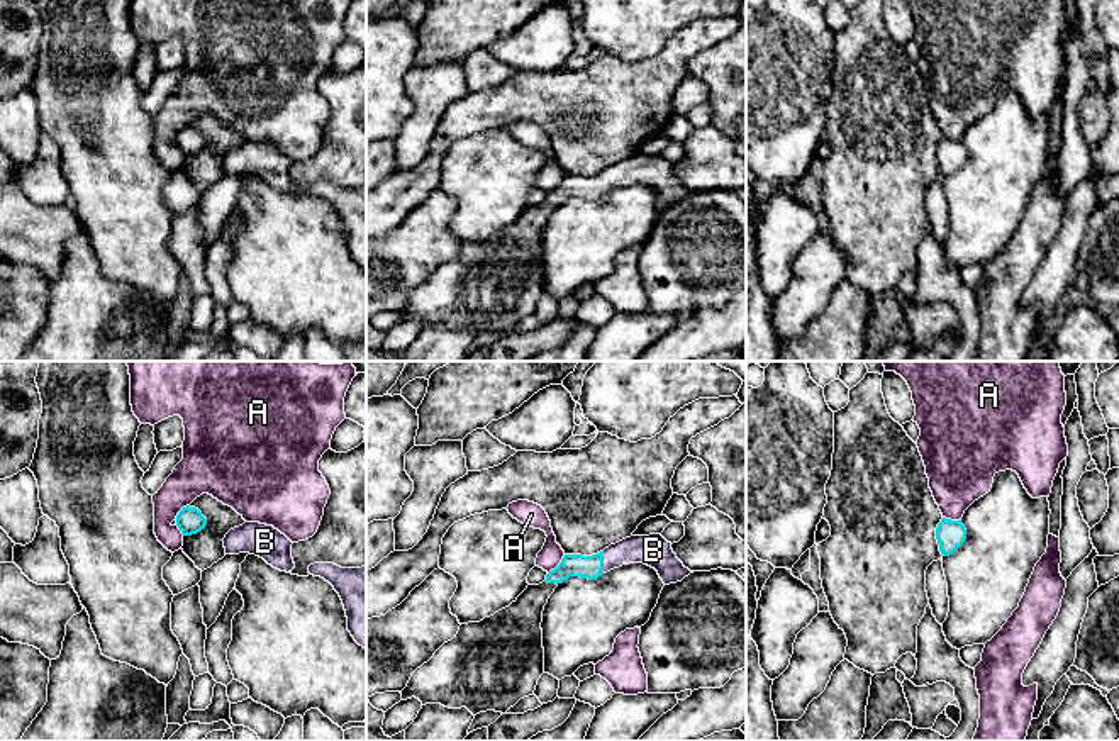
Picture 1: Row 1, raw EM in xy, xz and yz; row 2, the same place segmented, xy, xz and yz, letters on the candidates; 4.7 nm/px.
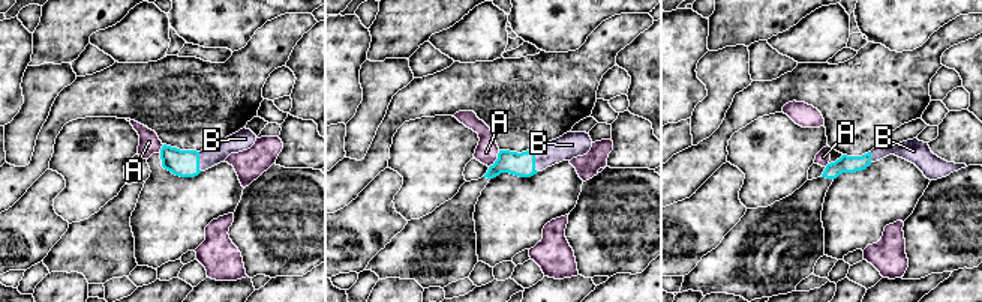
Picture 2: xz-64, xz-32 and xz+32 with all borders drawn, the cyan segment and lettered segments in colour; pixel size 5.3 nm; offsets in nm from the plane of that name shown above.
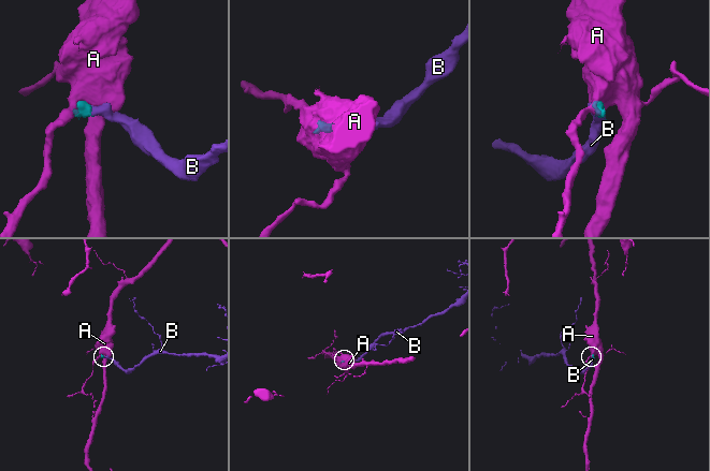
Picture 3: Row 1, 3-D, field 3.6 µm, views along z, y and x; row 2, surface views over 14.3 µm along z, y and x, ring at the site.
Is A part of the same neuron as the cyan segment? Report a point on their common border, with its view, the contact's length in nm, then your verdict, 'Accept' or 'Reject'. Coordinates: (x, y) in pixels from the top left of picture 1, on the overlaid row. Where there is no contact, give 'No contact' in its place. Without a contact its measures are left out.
Touches cyan at xz (558, 565). Shared border 130 nm. Reject

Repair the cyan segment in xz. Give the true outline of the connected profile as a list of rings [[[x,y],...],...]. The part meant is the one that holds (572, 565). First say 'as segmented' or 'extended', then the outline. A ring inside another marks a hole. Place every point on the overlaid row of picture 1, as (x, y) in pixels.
extended | [[[661,534],[631,536],[592,556],[565,554],[561,563],[546,575],[543,583],[527,585],[509,607],[480,622],[461,624],[458,634],[412,673],[407,687],[400,692],[402,700],[415,697],[422,705],[441,704],[449,709],[466,707],[473,716],[487,710],[505,714],[521,699],[534,694],[537,680],[544,673],[541,622],[544,605],[554,588],[570,577],[595,580],[629,563],[644,563],[654,568],[665,585],[682,582],[693,573],[683,566],[673,553],[671,543]]]

